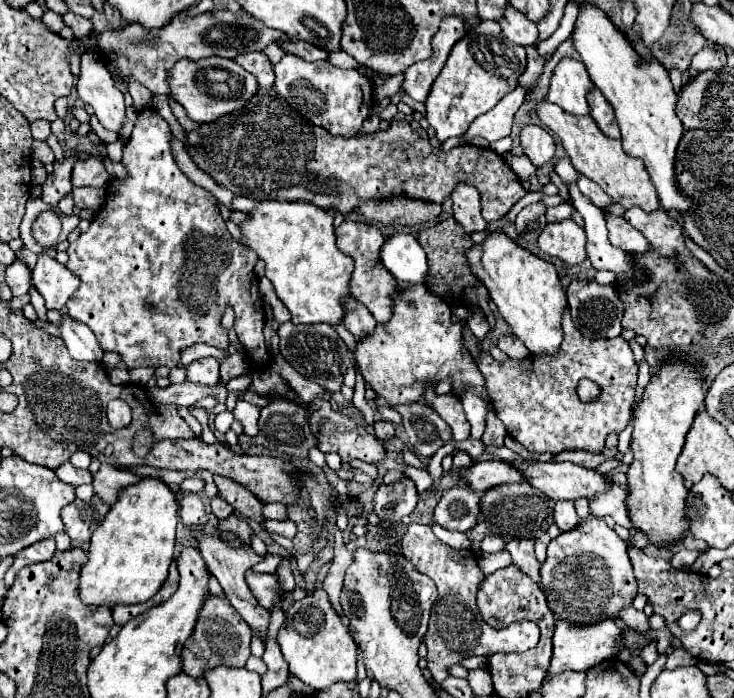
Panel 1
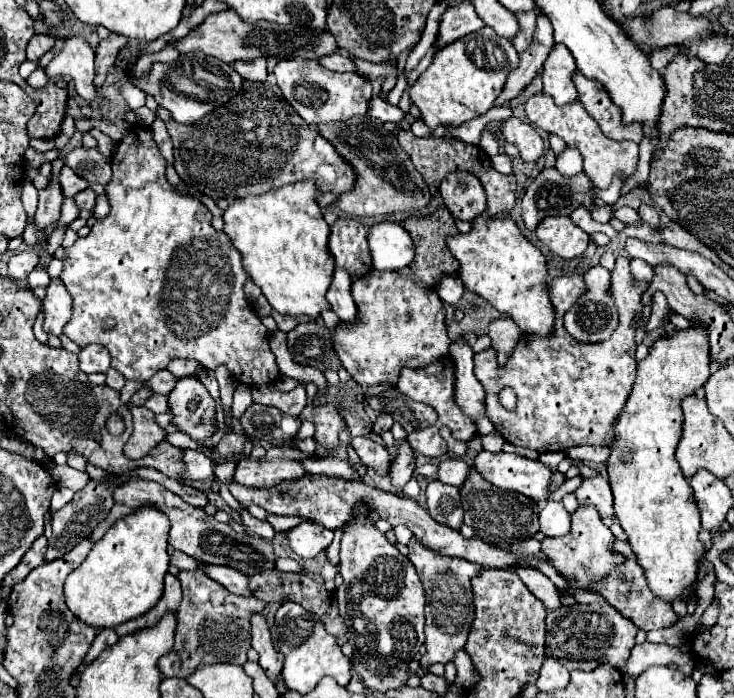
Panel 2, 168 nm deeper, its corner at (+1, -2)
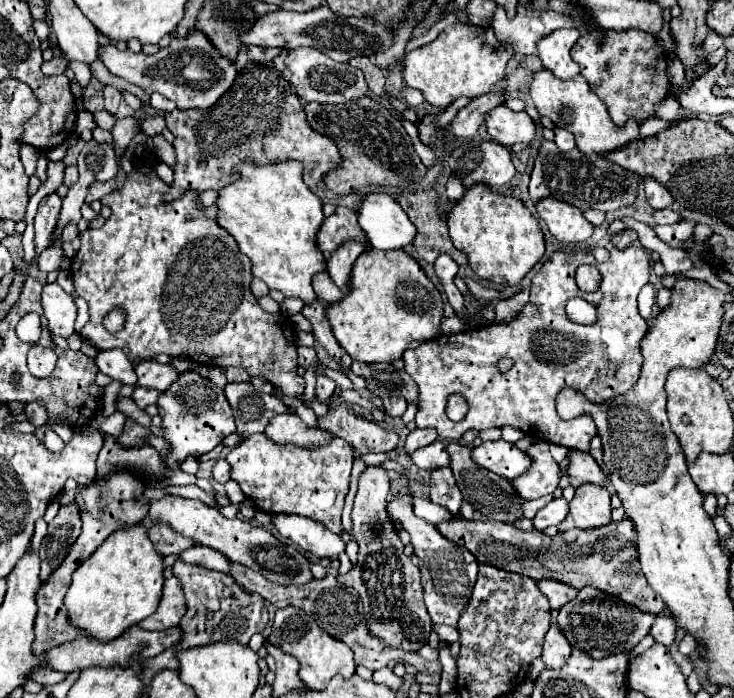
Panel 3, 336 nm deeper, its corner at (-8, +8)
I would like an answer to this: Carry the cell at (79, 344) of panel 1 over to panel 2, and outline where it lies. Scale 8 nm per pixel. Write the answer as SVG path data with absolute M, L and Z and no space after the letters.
M101 344L85 346L79 352L79 368L85 374L93 374L93 372L103 372L105 374L109 370L109 364L111 364L111 356L109 356L107 348L101 346Z

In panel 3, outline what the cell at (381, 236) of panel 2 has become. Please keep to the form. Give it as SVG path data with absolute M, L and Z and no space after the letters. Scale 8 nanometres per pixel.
M370 194L358 210L358 224L376 250L400 250L414 242L416 226L388 194Z

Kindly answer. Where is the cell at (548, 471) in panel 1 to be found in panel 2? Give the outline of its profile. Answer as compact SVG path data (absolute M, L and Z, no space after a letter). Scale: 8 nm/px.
M479 452L473 466L483 478L501 490L519 492L533 500L547 500L551 472L539 460L505 452Z

